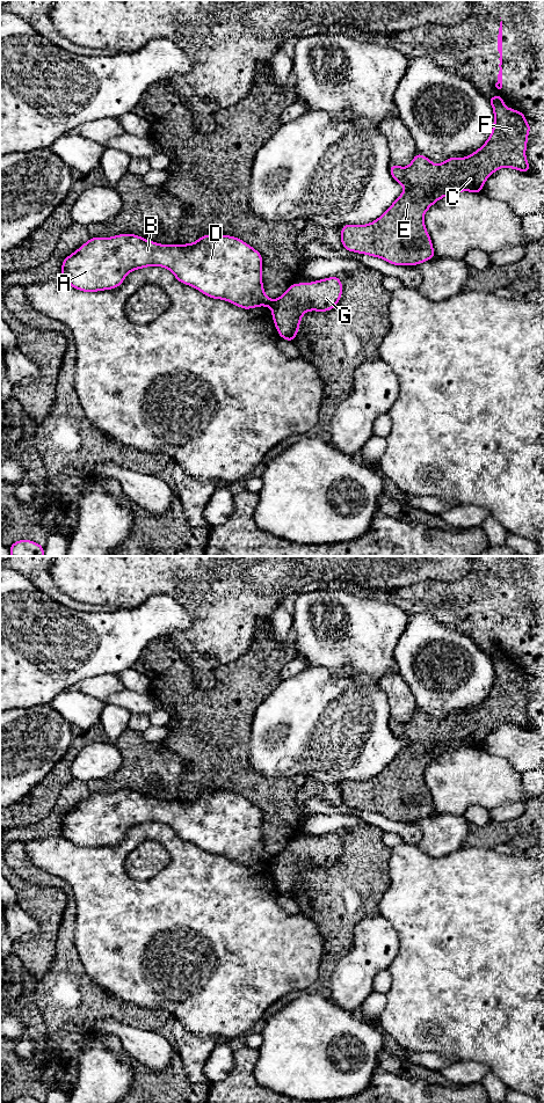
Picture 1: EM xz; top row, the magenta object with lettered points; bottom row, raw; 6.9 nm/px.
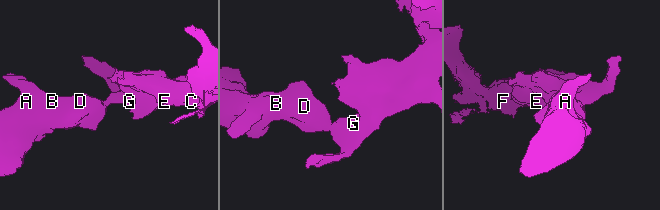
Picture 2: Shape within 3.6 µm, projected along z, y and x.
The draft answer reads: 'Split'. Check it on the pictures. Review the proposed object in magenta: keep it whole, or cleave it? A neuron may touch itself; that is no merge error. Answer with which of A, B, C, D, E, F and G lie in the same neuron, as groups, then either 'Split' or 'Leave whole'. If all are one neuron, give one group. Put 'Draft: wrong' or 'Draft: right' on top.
Draft: right
Groups: A B D / C E F G. Split

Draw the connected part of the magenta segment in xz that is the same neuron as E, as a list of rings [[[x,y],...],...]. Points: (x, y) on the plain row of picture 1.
[[[488,652],[494,666],[494,681],[487,697],[467,714],[449,714],[441,721],[434,721],[425,711],[416,709],[408,723],[390,719],[391,732],[405,743],[404,748],[393,758],[387,767],[368,781],[344,781],[341,783],[341,799],[346,806],[380,813],[393,821],[418,821],[435,815],[429,790],[425,783],[426,767],[442,753],[459,747],[481,750],[485,737],[503,723],[529,729],[525,716],[527,692],[531,687],[525,671],[503,662],[503,653]]]

